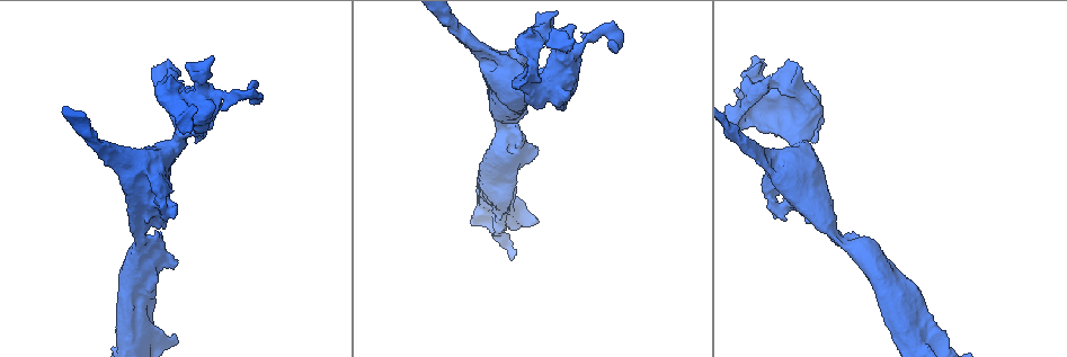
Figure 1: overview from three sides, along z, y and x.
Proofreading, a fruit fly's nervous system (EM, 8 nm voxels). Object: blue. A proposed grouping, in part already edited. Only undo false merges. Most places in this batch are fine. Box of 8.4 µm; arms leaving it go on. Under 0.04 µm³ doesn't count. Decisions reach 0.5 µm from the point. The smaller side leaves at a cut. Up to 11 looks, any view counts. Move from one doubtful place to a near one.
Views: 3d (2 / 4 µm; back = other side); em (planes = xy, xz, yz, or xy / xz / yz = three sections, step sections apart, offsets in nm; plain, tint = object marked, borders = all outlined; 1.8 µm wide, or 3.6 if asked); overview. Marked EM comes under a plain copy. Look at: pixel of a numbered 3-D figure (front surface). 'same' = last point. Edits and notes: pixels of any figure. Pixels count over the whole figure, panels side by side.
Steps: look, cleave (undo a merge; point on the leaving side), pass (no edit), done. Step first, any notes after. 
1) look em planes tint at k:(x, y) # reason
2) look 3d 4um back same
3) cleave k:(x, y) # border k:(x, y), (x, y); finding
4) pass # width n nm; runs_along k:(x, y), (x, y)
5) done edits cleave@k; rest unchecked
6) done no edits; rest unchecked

look em 3.6um planes tint at 1:(239, 94) # sharp bend

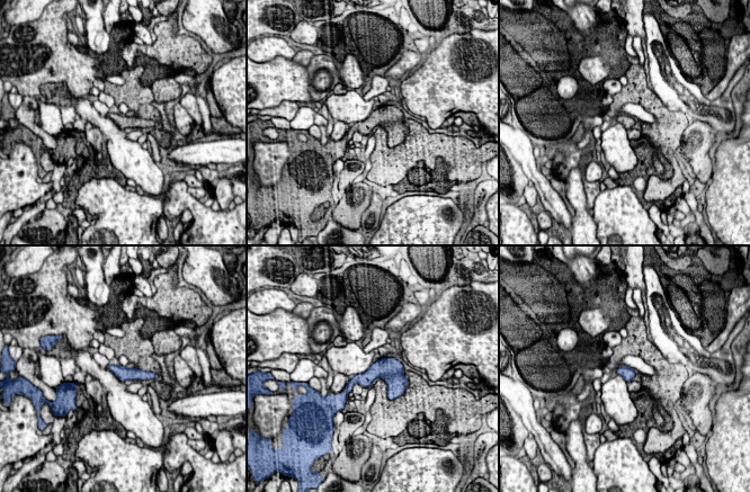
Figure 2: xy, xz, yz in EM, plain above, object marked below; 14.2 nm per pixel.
pass # runs_along 2:(114, 368), (124, 374), (152, 376); one neuron here

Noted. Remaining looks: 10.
look em planes tint at 1:(515, 212) # calibre changes

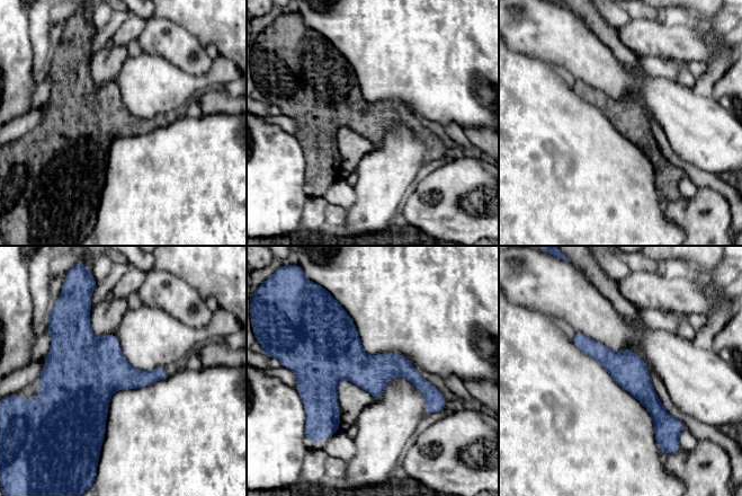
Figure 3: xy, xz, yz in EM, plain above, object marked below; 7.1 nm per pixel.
pass # width 240 nm; runs_along 3:(578, 335), (649, 398), (660, 430); all the same neuron

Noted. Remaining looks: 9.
look 3d 4um back at 1:(503, 146) # a fork

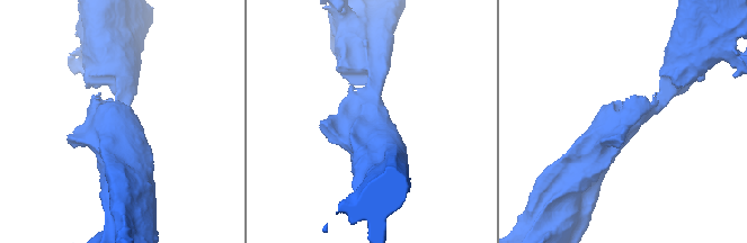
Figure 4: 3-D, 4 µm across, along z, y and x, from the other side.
look em 3.6um yz step 16 tint at 4:(120, 119) # shape alone is not enough

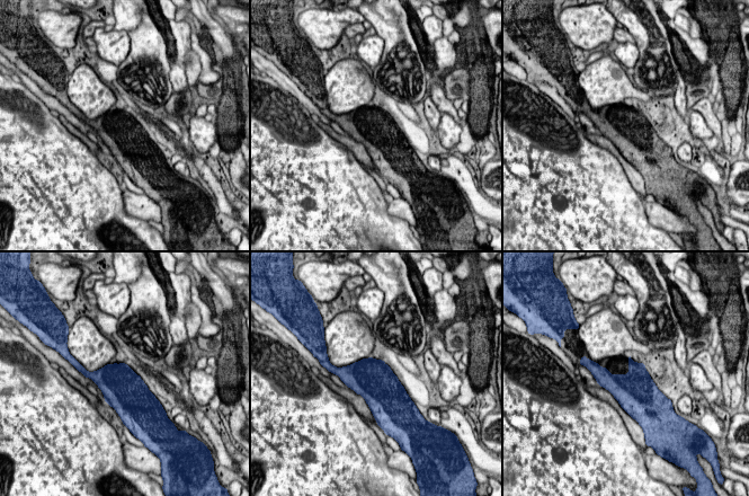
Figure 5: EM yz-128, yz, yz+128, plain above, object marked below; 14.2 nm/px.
look em 3.6um xz step 16 tint same

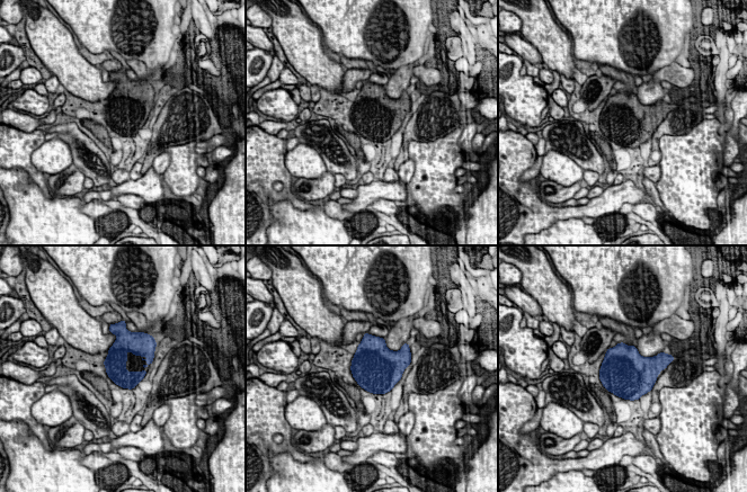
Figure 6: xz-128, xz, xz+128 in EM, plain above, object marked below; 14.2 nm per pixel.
pass # continuous, no second neuron

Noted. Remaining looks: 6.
look 3d 4um at 1:(494, 54) # calibre changes

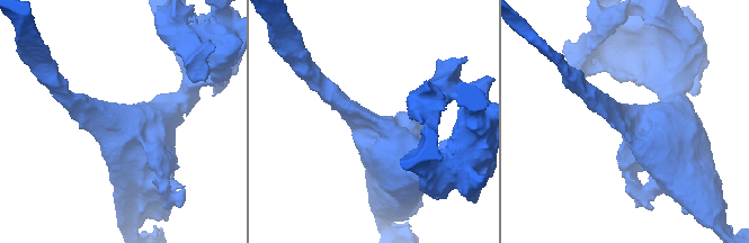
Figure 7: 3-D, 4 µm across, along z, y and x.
look em 3.6um xz step 8 tint at 7:(119, 124)

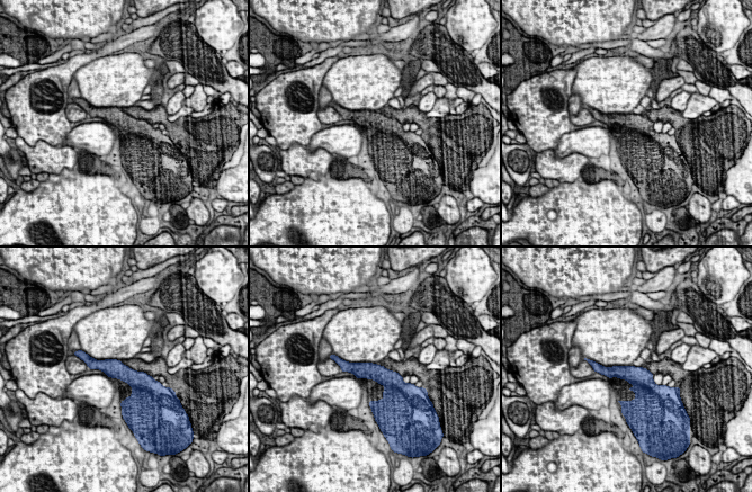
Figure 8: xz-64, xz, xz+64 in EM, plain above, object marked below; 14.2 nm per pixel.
look em 3.6um xy step 4 tint same # another direction

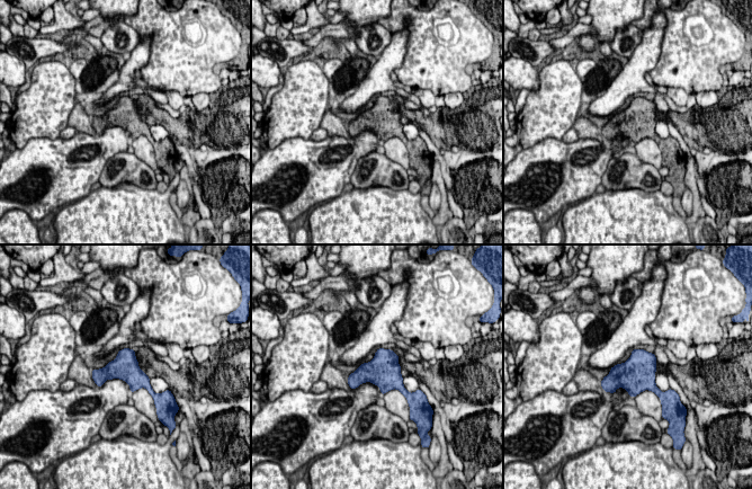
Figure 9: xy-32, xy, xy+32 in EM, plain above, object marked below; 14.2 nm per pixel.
pass # width 380 nm; one neuron here

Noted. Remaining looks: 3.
done no edits; rest unchecked

